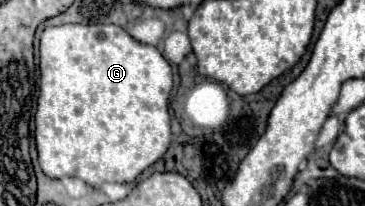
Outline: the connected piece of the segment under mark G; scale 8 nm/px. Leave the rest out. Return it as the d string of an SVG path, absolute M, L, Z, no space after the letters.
M115 24L49 26L41 34L39 74L41 94L35 114L35 142L45 176L55 180L71 176L93 188L107 182L129 184L167 152L171 144L167 102L173 74L155 46L135 42Z

